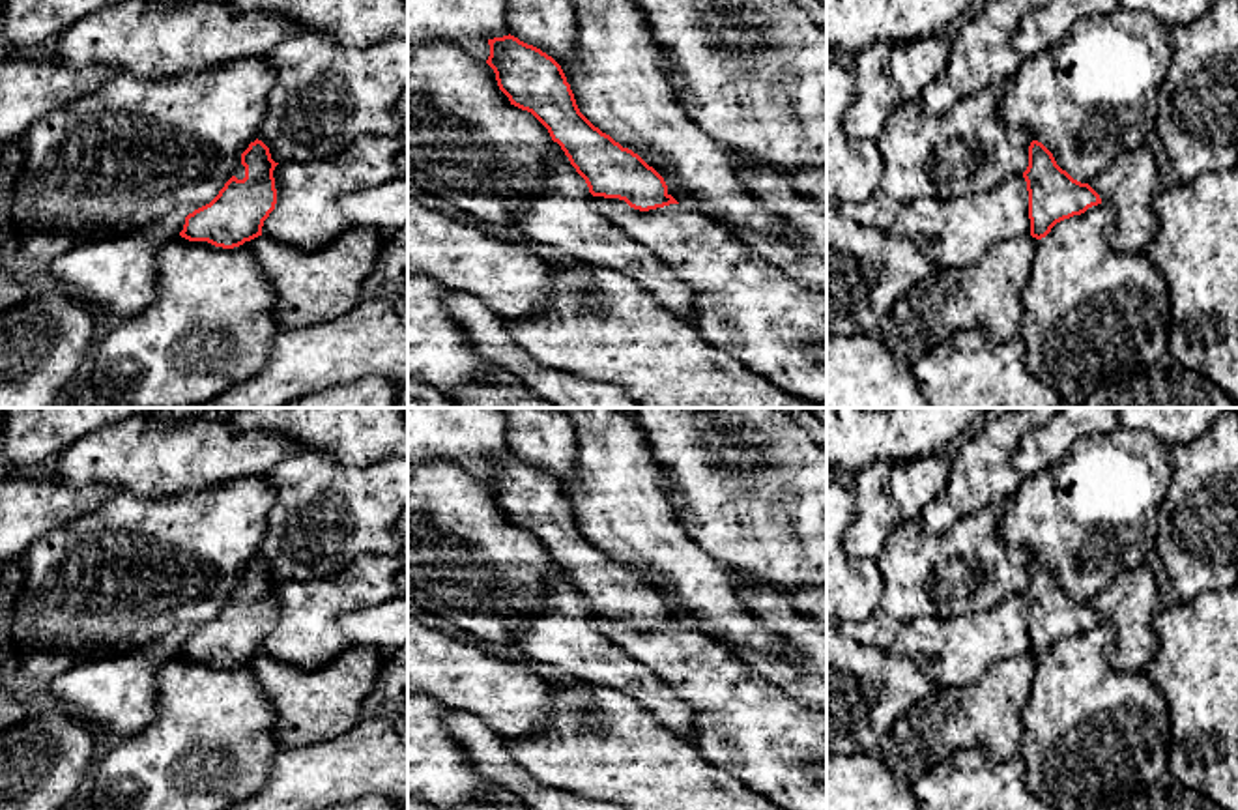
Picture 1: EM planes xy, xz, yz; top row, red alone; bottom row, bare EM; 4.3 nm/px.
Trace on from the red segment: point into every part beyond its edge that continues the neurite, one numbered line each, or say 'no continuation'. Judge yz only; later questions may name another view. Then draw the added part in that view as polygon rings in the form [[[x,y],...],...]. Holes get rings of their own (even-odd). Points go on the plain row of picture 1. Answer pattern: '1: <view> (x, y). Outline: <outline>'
no continuation

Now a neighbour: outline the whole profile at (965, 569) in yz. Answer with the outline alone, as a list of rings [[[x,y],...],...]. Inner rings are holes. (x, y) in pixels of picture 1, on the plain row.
[[[1000,498],[943,533],[928,533],[920,520],[894,528],[877,557],[885,584],[879,608],[901,623],[948,619],[1023,593],[1032,554],[1000,541],[999,526],[1008,505],[1010,499]]]

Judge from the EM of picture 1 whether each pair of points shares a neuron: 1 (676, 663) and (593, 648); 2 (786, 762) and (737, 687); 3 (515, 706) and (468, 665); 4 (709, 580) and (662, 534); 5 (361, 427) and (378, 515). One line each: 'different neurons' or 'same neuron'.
1: different neurons
2: same neuron
3: same neuron
4: same neuron
5: different neurons

